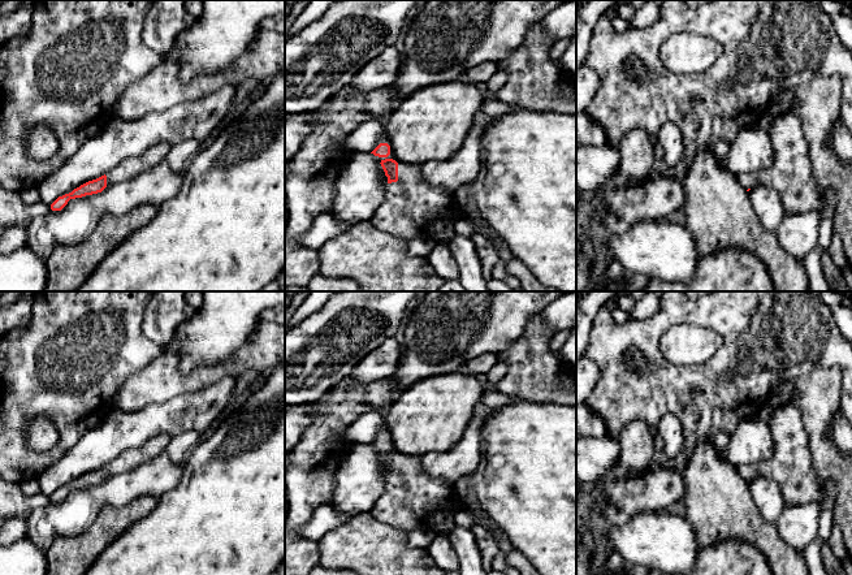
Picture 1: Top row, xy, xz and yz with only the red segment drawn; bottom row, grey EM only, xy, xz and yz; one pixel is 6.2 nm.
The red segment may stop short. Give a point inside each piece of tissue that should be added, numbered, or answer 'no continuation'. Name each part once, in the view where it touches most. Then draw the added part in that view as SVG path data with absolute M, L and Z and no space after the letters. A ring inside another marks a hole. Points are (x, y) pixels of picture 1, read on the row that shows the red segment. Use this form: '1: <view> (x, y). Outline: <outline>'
1: xz (410, 204). Outline: M398 163L398 181L386 186L385 199L371 224L397 238L428 235L427 228L449 213L454 204L454 193L429 186L421 177L420 165Z

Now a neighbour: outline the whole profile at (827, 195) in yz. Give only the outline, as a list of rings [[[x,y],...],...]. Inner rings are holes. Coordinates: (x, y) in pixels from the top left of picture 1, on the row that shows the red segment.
[[[831,187],[821,189],[821,224],[818,246],[823,252],[829,252],[834,232],[834,215],[836,208],[836,195]]]

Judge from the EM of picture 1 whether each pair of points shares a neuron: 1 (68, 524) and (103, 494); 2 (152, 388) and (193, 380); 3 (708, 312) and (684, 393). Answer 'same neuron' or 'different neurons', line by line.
1: same neuron
2: same neuron
3: same neuron

